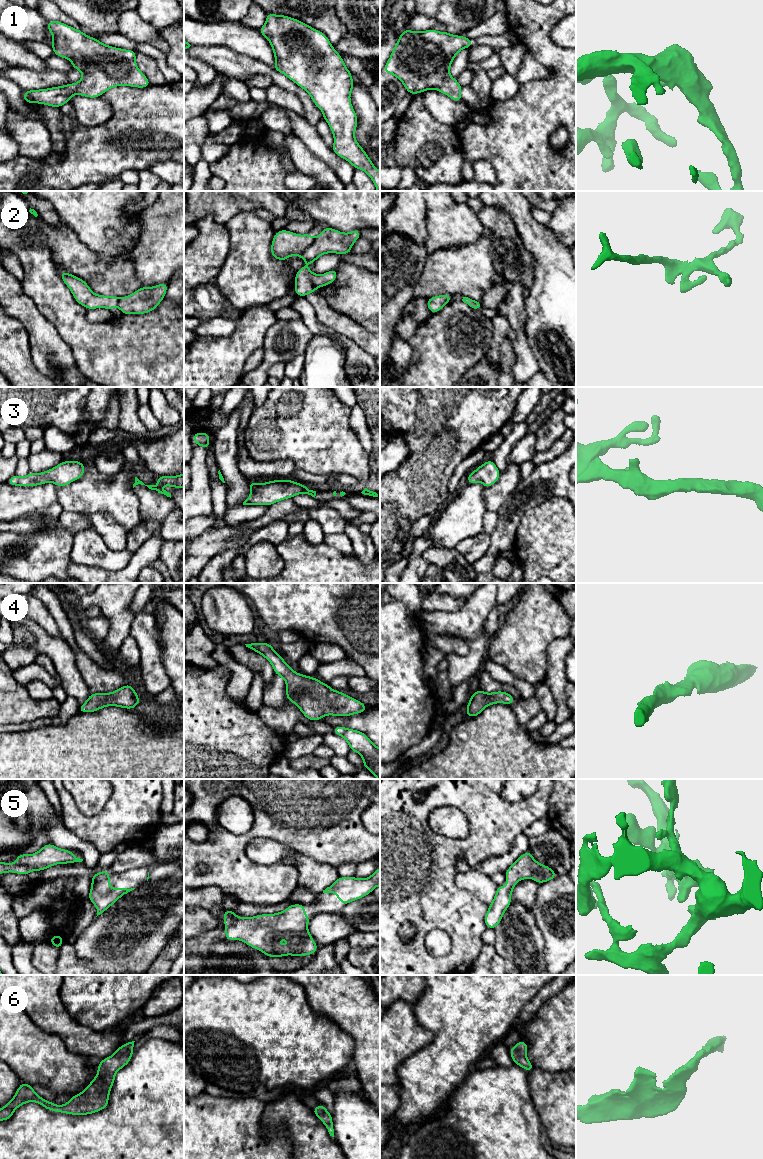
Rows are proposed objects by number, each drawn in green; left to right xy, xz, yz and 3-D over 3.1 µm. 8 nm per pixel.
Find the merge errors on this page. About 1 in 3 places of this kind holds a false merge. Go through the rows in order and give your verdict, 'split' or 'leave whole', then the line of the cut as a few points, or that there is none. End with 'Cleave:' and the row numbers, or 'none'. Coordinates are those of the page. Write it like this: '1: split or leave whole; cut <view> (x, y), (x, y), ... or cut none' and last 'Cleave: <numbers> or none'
1: leave whole; cut none
2: split; cut xz (315, 238), (300, 255)
3: leave whole; cut none
4: leave whole; cut none
5: leave whole; cut none
6: leave whole; cut none
Cleave: 2

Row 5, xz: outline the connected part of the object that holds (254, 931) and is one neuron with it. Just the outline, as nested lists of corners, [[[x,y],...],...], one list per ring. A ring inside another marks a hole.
[[[292,904],[284,911],[274,914],[260,914],[253,917],[238,917],[234,910],[226,910],[223,912],[225,925],[225,938],[227,940],[240,940],[248,946],[263,952],[267,957],[284,957],[313,955],[319,944],[313,943],[311,933],[308,931],[307,925],[310,922],[305,914],[305,905]],[[286,939],[292,943],[289,945],[276,945],[278,940]]]

